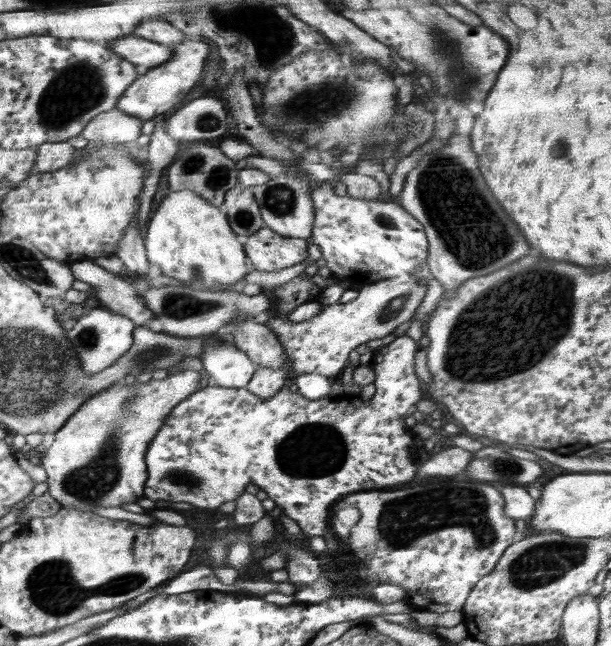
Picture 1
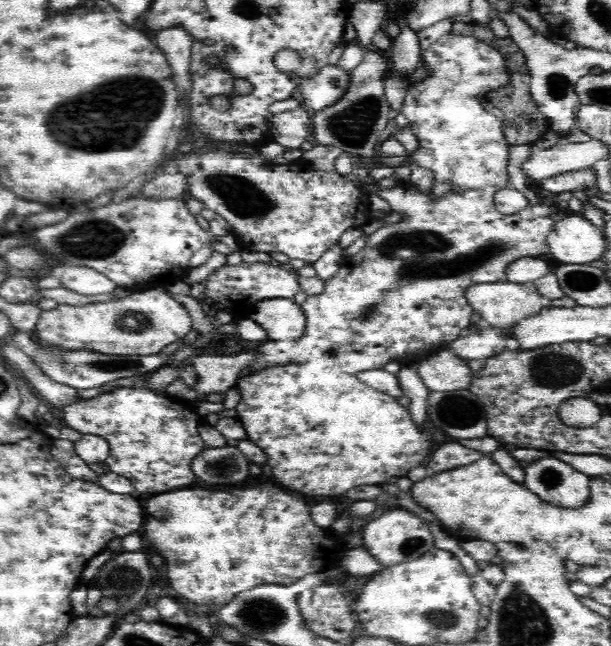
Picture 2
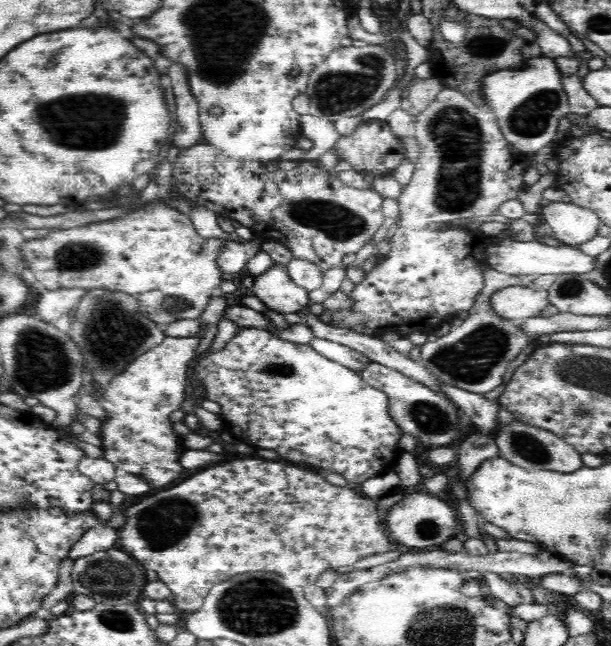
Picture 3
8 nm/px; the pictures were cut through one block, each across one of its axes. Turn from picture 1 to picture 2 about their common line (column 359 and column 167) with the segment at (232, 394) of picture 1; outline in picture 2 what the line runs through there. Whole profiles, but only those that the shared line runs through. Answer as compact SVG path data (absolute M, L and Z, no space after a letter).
M131 387L114 388L112 391L100 394L96 398L83 400L63 406L64 420L69 427L82 435L96 434L108 441L109 455L105 461L111 472L128 478L136 495L144 492L163 494L177 489L185 489L194 484L198 478L191 470L194 458L206 448L206 443L200 438L198 424L203 420L191 406L172 402L165 395L159 395L149 389L134 389Z

